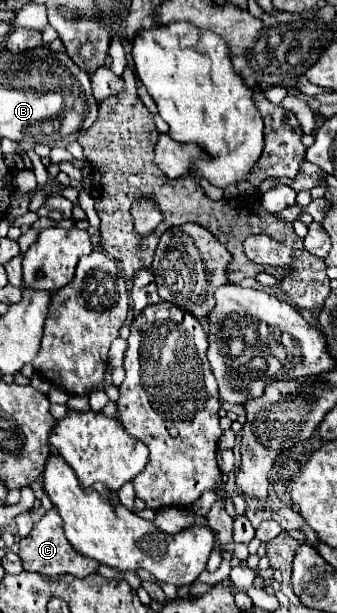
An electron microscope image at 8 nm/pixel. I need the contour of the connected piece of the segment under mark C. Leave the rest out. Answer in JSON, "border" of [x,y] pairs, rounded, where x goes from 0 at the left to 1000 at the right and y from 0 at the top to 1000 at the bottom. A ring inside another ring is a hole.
{"border":[[[163,829],[139,832],[139,838],[92,865],[86,878],[68,878],[56,891],[62,891],[62,910],[74,917],[86,917],[86,920],[68,920],[68,927],[86,930],[86,933],[116,933],[139,943],[175,943],[181,936],[217,936],[217,940],[252,943],[252,940],[276,936],[294,923],[294,920],[282,920],[282,914],[264,914],[264,910],[252,910],[252,907],[240,907],[234,900],[217,897],[217,891],[205,887],[205,881],[187,871],[181,842]]]}

